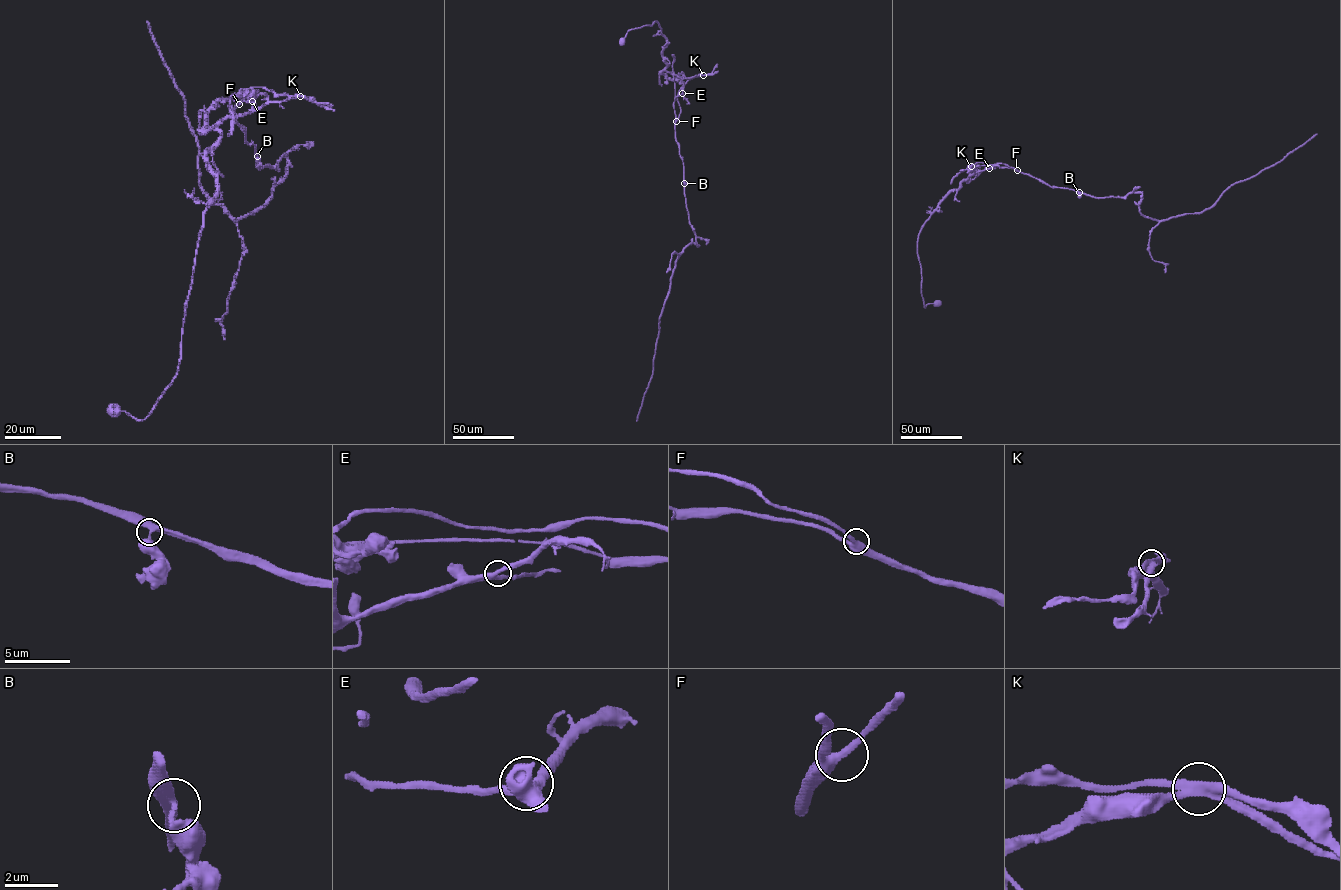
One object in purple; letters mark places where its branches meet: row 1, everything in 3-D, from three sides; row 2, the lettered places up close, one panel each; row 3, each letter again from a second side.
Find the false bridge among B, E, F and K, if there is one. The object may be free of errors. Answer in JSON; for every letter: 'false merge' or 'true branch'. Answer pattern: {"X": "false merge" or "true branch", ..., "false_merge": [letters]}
{"B": "true branch", "E": "true branch", "F": "true branch", "K": "false merge", "false_merge": ["K"]}

